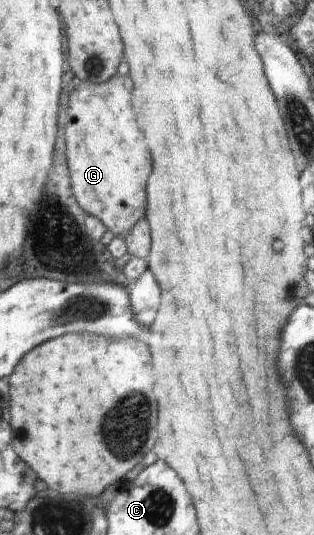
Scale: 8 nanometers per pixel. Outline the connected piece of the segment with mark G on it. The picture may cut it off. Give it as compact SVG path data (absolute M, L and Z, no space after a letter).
M119 74L103 84L80 81L79 86L71 91L66 118L63 121L66 158L73 196L83 211L101 220L107 231L115 236L129 234L143 216L147 218L145 186L149 184L147 180L153 174L149 146L129 106L129 90L131 90L129 76L119 76Z

